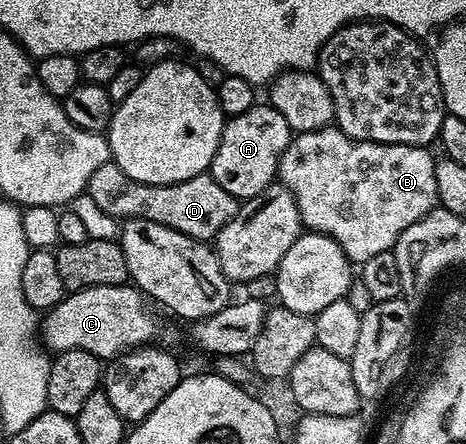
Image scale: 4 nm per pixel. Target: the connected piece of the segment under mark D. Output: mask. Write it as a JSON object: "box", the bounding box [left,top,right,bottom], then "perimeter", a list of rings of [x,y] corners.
{"box":[86,162,238,242],"perimeter":[[[114,162],[98,166],[94,174],[90,174],[90,182],[86,194],[94,198],[94,203],[101,210],[106,210],[117,222],[126,220],[149,220],[162,226],[170,226],[170,230],[178,230],[178,234],[186,234],[192,240],[205,242],[215,241],[216,236],[228,222],[236,216],[238,202],[218,182],[214,182],[211,174],[186,178],[186,182],[173,184],[147,184],[130,178]]]}

